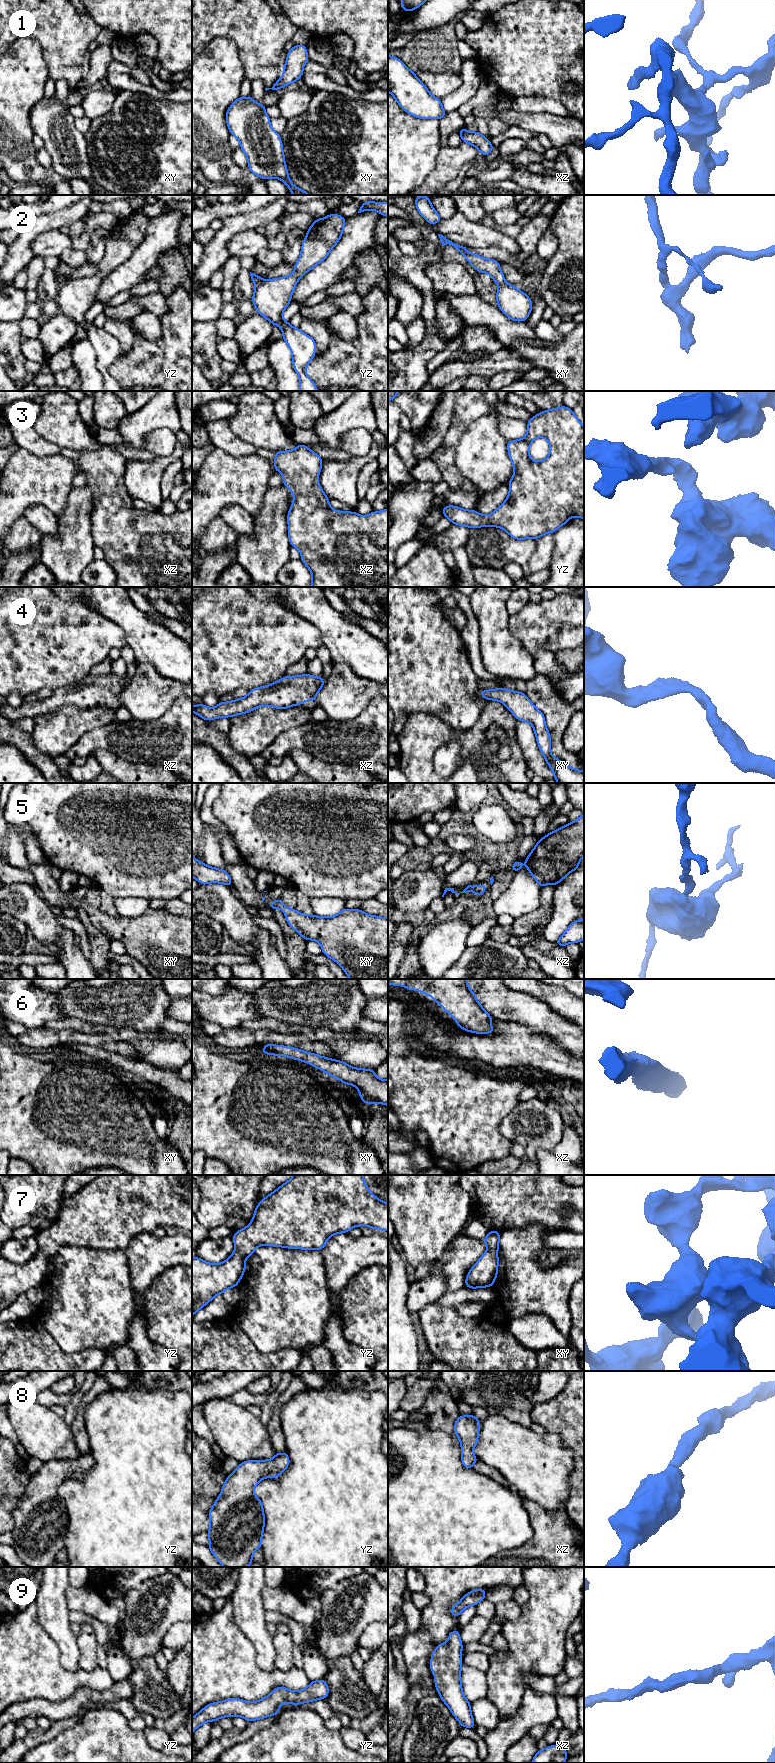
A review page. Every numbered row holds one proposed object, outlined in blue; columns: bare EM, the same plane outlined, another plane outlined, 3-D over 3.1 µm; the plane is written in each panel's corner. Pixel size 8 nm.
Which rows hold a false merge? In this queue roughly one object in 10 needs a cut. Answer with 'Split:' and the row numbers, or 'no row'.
Split: no row

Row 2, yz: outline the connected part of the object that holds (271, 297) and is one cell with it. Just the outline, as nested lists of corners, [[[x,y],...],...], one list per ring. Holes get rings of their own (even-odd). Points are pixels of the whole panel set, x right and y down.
[[[329,214],[323,219],[316,218],[307,230],[302,242],[301,255],[295,263],[294,272],[286,277],[263,280],[250,272],[256,285],[252,302],[256,312],[263,315],[272,325],[278,325],[292,354],[293,368],[299,376],[299,391],[318,391],[315,383],[307,376],[305,369],[314,358],[316,342],[299,328],[292,327],[282,313],[291,302],[298,280],[313,267],[325,260],[339,242],[346,219],[338,214]]]

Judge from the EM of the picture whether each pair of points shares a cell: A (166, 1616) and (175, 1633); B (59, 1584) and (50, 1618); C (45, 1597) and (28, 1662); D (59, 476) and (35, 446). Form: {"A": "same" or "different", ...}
{"A": "different", "B": "same", "C": "different", "D": "different"}

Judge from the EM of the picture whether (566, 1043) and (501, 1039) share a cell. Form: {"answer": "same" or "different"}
{"answer": "different"}

